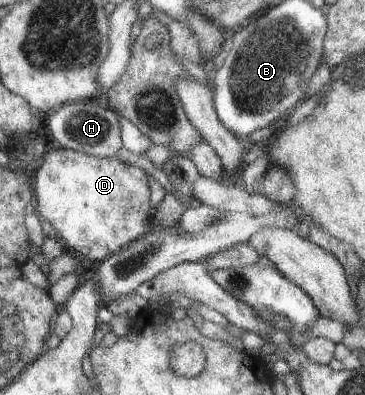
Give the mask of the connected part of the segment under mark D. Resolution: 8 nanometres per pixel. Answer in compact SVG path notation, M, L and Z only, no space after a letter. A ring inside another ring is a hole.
M56 148L42 153L34 172L34 211L53 228L65 246L66 251L78 252L82 258L100 262L128 242L140 238L144 232L153 228L148 207L148 178L142 168L124 164L116 155L112 157L95 157L73 151L69 148Z

